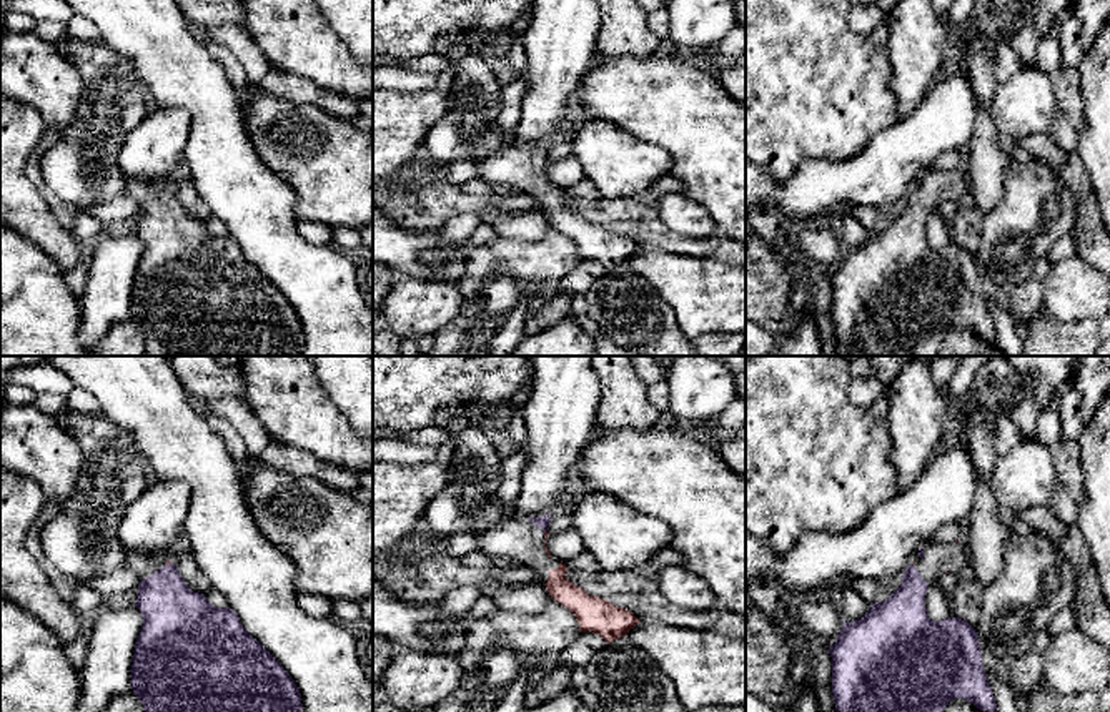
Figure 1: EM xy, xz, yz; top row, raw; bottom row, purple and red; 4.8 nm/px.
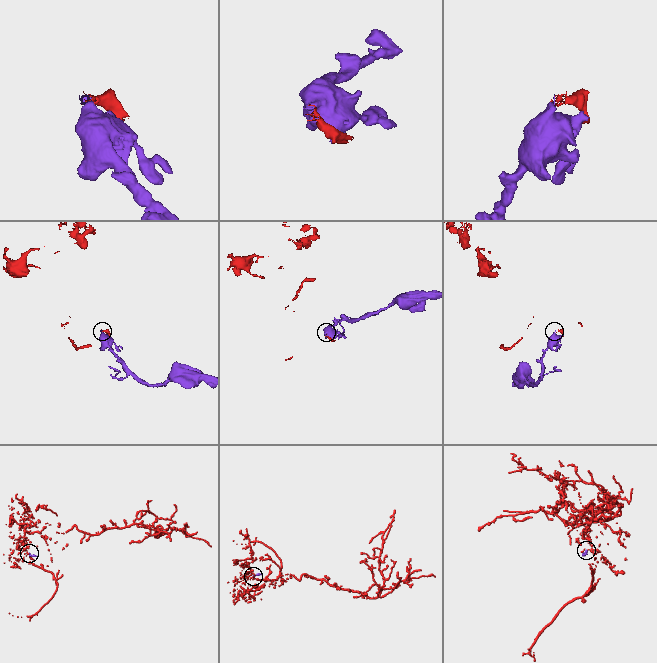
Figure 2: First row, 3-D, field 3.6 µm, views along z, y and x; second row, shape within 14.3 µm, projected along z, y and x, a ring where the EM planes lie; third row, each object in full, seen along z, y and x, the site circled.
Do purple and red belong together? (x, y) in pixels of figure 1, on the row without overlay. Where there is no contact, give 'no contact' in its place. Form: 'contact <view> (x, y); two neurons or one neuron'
contact xy (168, 192); one neuron

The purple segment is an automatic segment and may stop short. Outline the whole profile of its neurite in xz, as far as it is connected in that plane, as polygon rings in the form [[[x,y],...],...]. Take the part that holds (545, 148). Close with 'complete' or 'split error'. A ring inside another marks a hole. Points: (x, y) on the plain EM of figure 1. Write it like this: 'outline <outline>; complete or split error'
outline [[[551,143],[508,146],[504,151],[478,161],[478,180],[504,185],[516,195],[534,198],[544,208],[551,226],[576,243],[581,260],[597,261],[607,271],[626,265],[641,248],[606,226],[589,223],[566,206],[569,196],[546,175],[549,151]]]; split error

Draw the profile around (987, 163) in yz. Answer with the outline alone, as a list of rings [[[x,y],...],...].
[[[980,108],[972,138],[964,150],[969,158],[970,193],[984,213],[989,213],[1003,195],[1003,173],[1010,161],[999,148],[999,136],[985,108]]]

